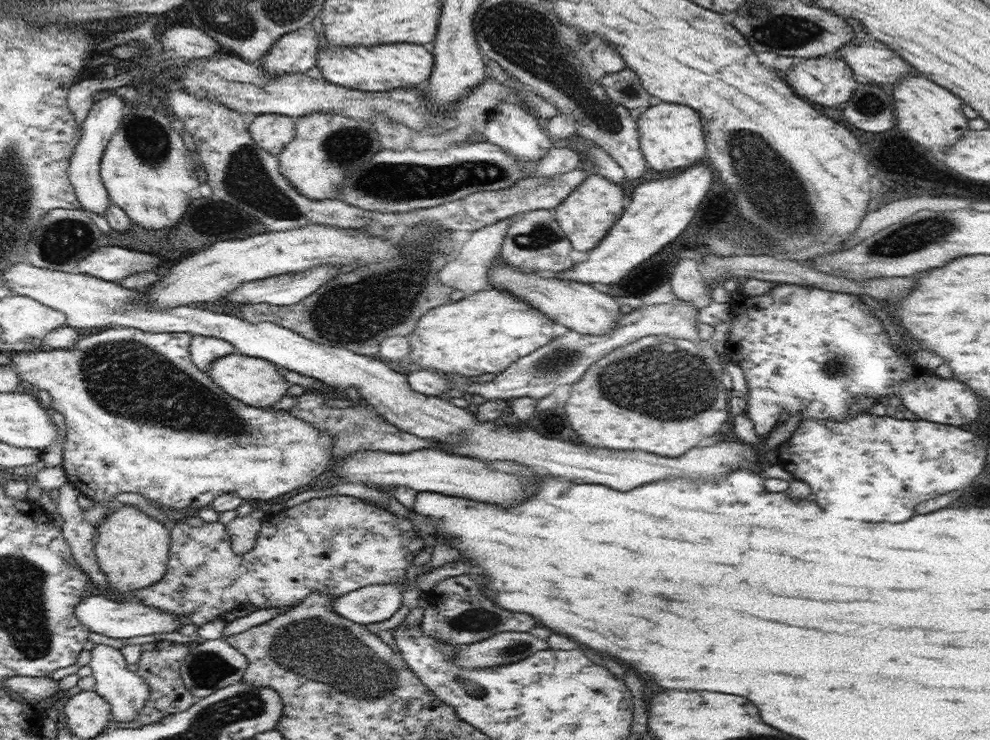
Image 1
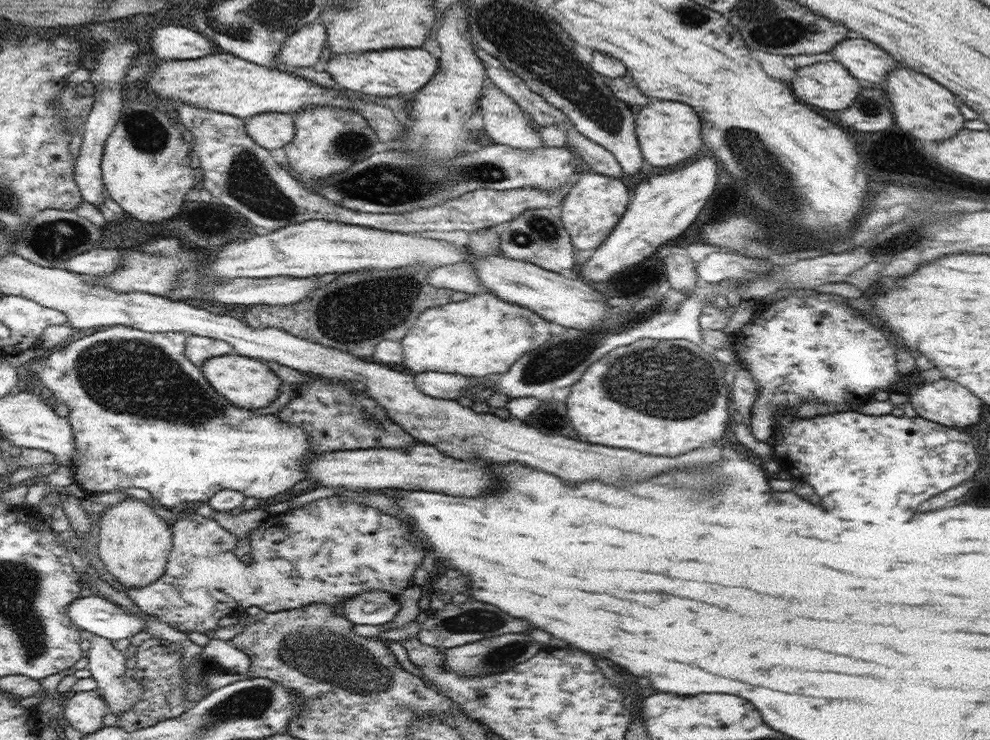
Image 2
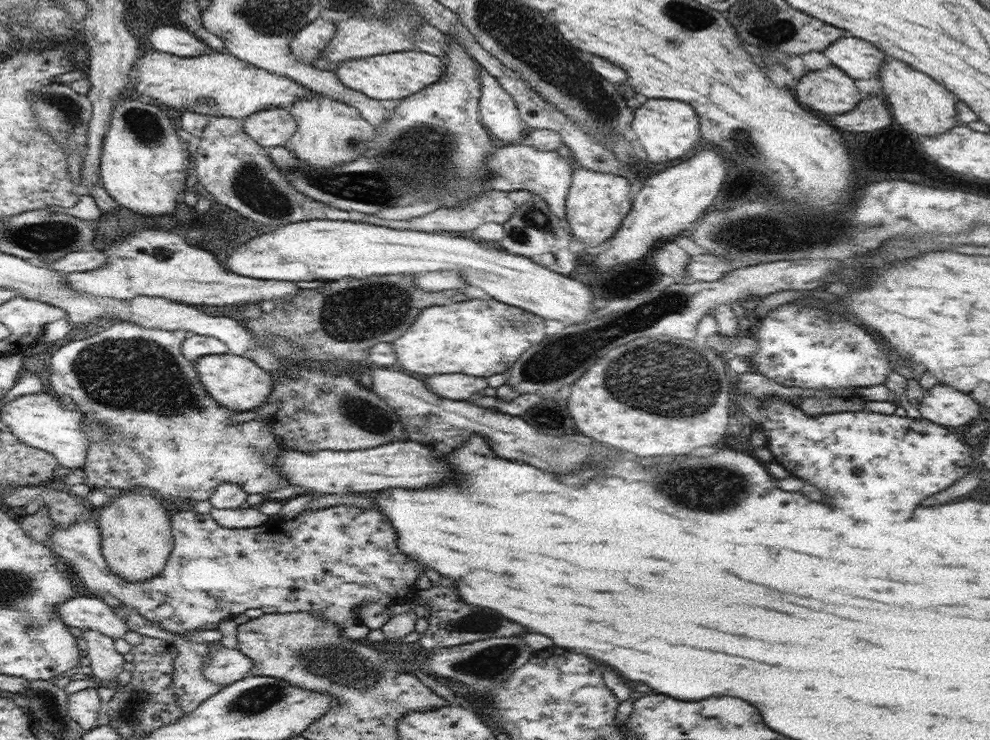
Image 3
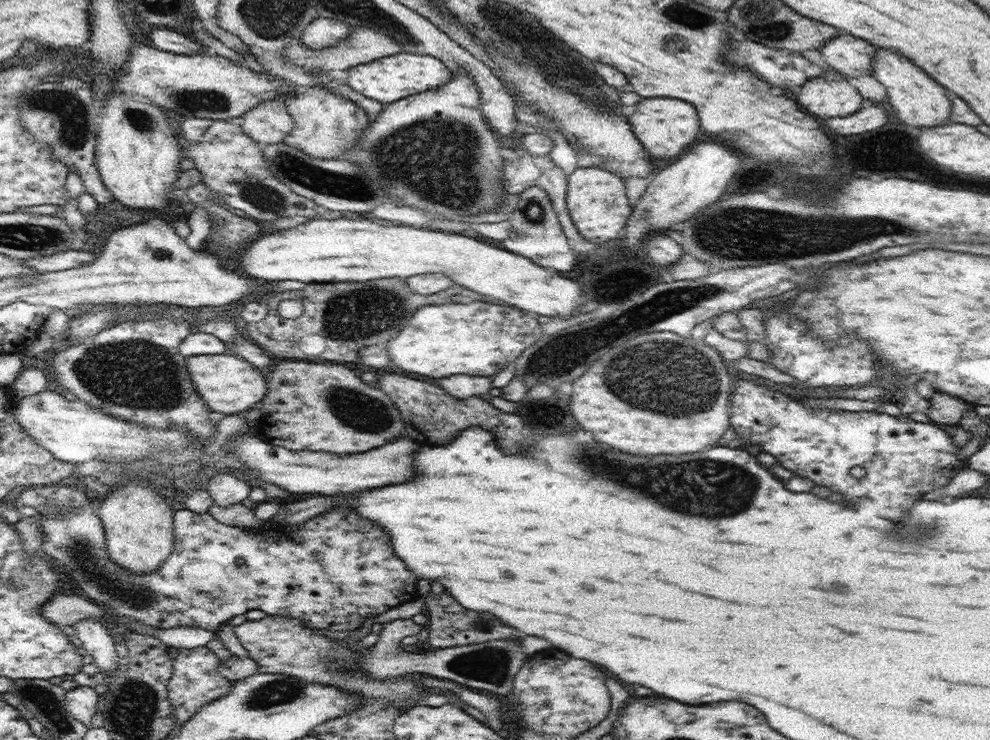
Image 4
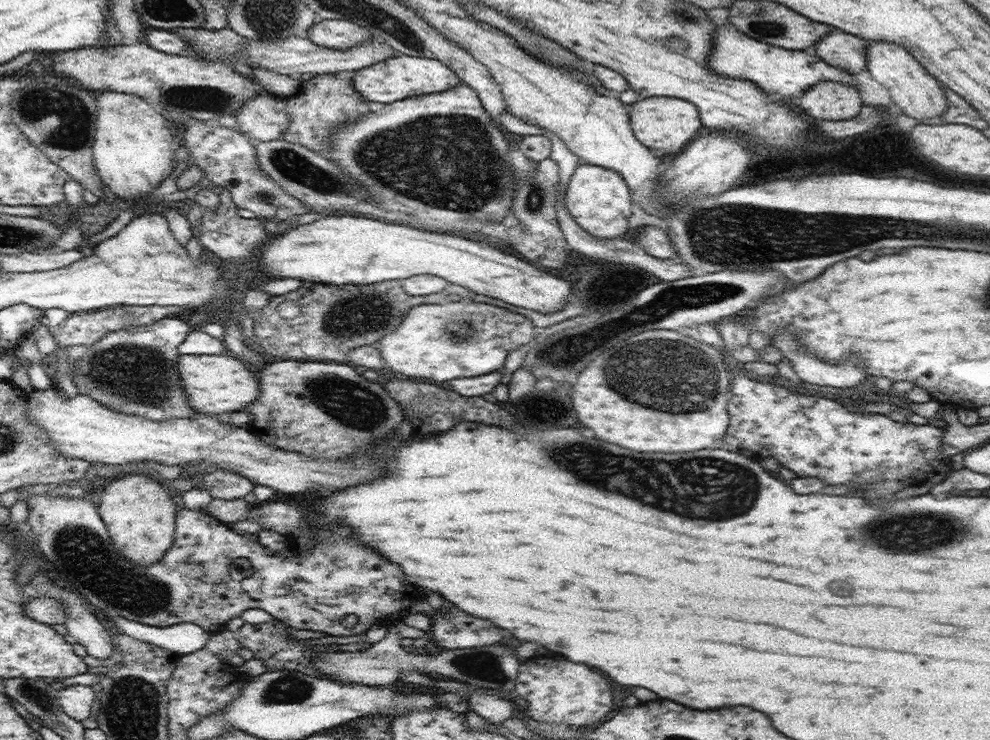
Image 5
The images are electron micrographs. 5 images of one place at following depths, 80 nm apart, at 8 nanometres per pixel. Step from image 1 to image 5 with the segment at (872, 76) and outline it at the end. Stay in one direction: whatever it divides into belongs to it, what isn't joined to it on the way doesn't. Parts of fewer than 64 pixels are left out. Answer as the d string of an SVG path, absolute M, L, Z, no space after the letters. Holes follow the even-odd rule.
M834 30L830 36L822 37L815 47L822 60L850 74L858 74L867 68L869 43L859 36Z

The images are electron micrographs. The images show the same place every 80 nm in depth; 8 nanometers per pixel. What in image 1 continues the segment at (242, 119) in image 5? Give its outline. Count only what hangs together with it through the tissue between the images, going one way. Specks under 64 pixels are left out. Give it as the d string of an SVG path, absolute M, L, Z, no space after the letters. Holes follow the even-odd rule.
M276 114L258 115L248 122L254 143L278 156L295 137L295 119Z

